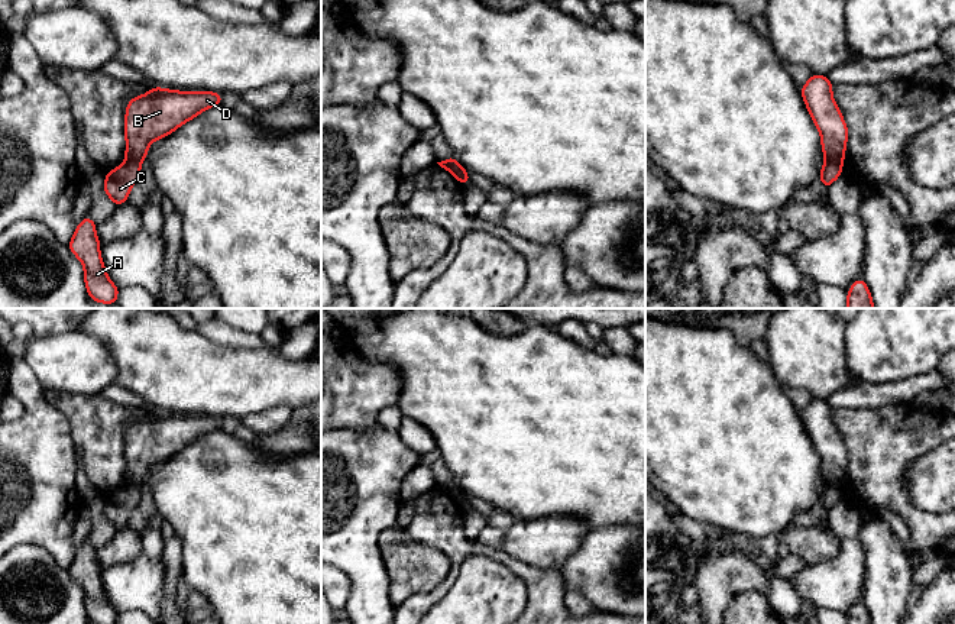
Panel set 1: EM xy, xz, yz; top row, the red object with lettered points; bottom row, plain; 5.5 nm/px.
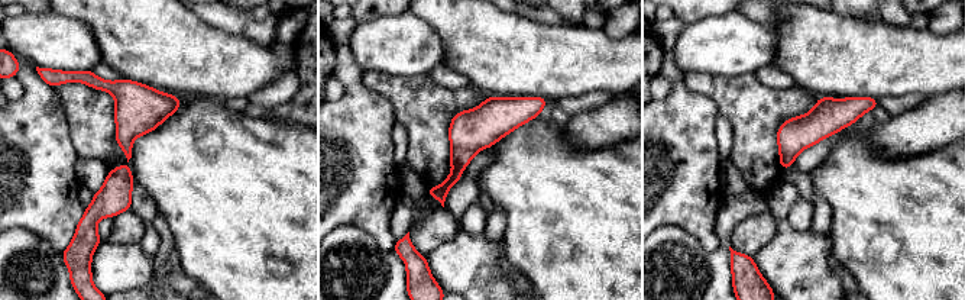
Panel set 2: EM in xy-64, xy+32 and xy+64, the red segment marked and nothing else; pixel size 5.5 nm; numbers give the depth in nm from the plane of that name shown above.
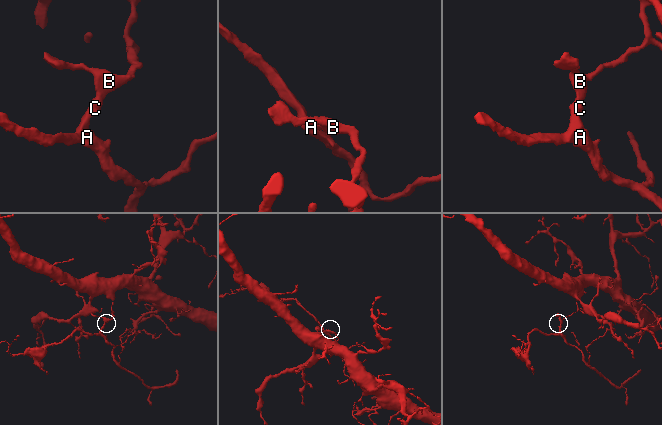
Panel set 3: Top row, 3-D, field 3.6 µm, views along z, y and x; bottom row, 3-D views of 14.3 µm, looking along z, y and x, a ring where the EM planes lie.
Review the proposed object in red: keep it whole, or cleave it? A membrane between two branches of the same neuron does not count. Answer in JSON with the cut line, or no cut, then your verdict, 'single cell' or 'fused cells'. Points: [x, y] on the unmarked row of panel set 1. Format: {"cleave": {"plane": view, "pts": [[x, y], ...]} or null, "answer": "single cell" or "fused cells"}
{"cleave": {"plane": "xy", "pts": [[126, 482], [135, 484], [139, 488]]}, "answer": "fused cells"}

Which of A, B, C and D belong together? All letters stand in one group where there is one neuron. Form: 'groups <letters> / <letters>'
groups A C / B D

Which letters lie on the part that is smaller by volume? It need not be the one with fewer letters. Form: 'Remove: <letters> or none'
Remove: A, C

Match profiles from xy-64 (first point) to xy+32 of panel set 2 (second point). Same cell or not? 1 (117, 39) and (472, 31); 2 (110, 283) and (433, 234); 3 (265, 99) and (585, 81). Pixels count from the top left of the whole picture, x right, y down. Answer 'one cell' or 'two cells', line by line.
1: one cell
2: two cells
3: two cells

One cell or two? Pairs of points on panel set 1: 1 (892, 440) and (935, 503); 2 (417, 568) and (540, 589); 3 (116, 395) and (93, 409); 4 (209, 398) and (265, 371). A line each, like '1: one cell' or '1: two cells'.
1: two cells
2: two cells
3: two cells
4: one cell

